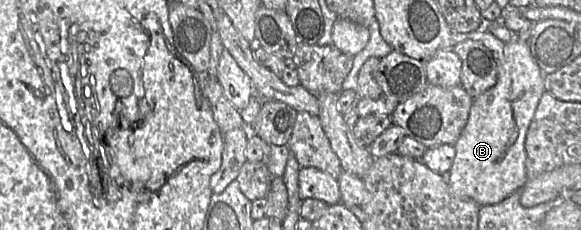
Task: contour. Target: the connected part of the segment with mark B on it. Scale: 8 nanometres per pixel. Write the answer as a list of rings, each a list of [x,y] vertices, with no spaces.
[[[512,33],[512,39],[506,43],[504,56],[498,62],[496,84],[473,99],[467,124],[454,145],[456,155],[449,171],[448,183],[454,197],[473,200],[480,206],[493,205],[524,187],[528,181],[525,139],[541,96],[546,91],[545,76],[533,59],[527,41]]]

